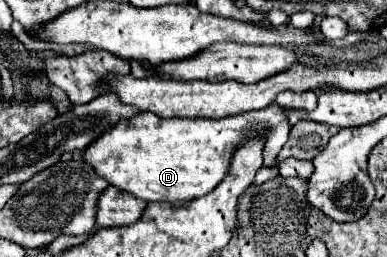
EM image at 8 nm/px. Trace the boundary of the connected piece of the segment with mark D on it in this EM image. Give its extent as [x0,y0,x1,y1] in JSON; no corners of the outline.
[83,102,291,202]

